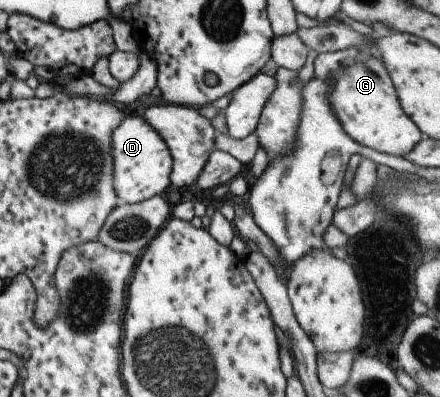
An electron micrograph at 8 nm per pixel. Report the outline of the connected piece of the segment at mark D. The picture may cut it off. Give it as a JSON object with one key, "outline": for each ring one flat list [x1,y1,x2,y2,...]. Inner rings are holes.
{"outline":[[127,115,113,130,110,142,114,191,120,203,137,204,169,186,172,156,161,135,143,117]]}

